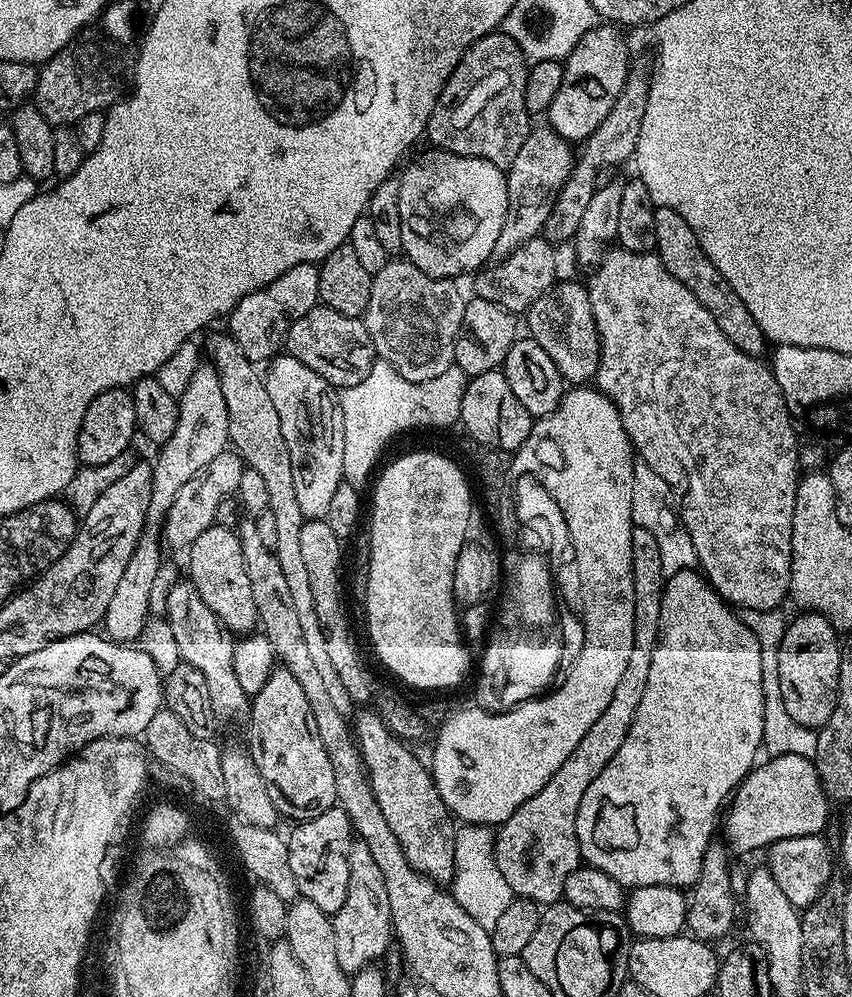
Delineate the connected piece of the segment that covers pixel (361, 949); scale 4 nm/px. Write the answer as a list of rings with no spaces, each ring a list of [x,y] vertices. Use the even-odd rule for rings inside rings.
[[[353,839],[350,846],[350,886],[346,889],[346,902],[342,910],[332,917],[334,944],[338,946],[338,964],[349,974],[360,972],[375,965],[376,959],[392,944],[392,915],[390,914],[390,897],[386,895],[386,882],[375,859],[370,854],[370,846],[362,839]]]

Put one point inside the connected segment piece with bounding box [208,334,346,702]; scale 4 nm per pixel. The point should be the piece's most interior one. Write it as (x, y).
(256, 435)

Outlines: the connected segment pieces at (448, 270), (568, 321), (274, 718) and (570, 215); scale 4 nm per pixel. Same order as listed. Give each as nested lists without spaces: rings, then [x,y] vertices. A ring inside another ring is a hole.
[[[428,150],[400,176],[403,255],[418,270],[443,280],[475,273],[493,259],[494,242],[502,234],[507,209],[505,169],[482,158]]]
[[[561,279],[552,285],[538,302],[528,307],[527,335],[546,354],[550,354],[550,362],[558,366],[565,381],[572,386],[584,386],[595,377],[600,365],[600,335],[594,322],[594,310],[590,306],[590,294],[583,283],[575,284],[572,280]]]
[[[273,668],[270,678],[266,678],[266,686],[251,697],[247,724],[246,750],[254,758],[258,774],[266,781],[270,802],[274,802],[281,817],[289,816],[292,822],[299,822],[318,818],[318,814],[326,814],[326,810],[337,807],[334,769],[330,767],[326,746],[322,746],[322,738],[318,738],[310,701],[298,678],[294,678],[288,668]]]
[[[629,71],[626,82],[622,86],[622,94],[614,100],[614,107],[610,114],[606,114],[606,122],[594,130],[587,140],[583,141],[584,153],[575,157],[570,178],[562,186],[554,206],[550,210],[550,218],[546,218],[546,226],[543,235],[553,242],[559,240],[571,241],[578,230],[578,222],[582,222],[582,214],[586,211],[586,205],[590,198],[594,198],[601,179],[600,171],[603,168],[612,168],[615,164],[624,164],[633,159],[638,146],[638,134],[642,131],[642,114],[646,114],[646,102],[648,101],[649,73]]]

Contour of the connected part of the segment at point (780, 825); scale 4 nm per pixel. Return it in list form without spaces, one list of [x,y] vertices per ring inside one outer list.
[[[784,753],[765,761],[765,764],[757,763],[740,781],[722,816],[723,843],[729,853],[736,855],[737,852],[740,858],[759,848],[771,848],[777,840],[785,840],[790,835],[789,830],[808,830],[811,824],[816,827],[813,829],[820,830],[828,820],[830,797],[811,759]]]

